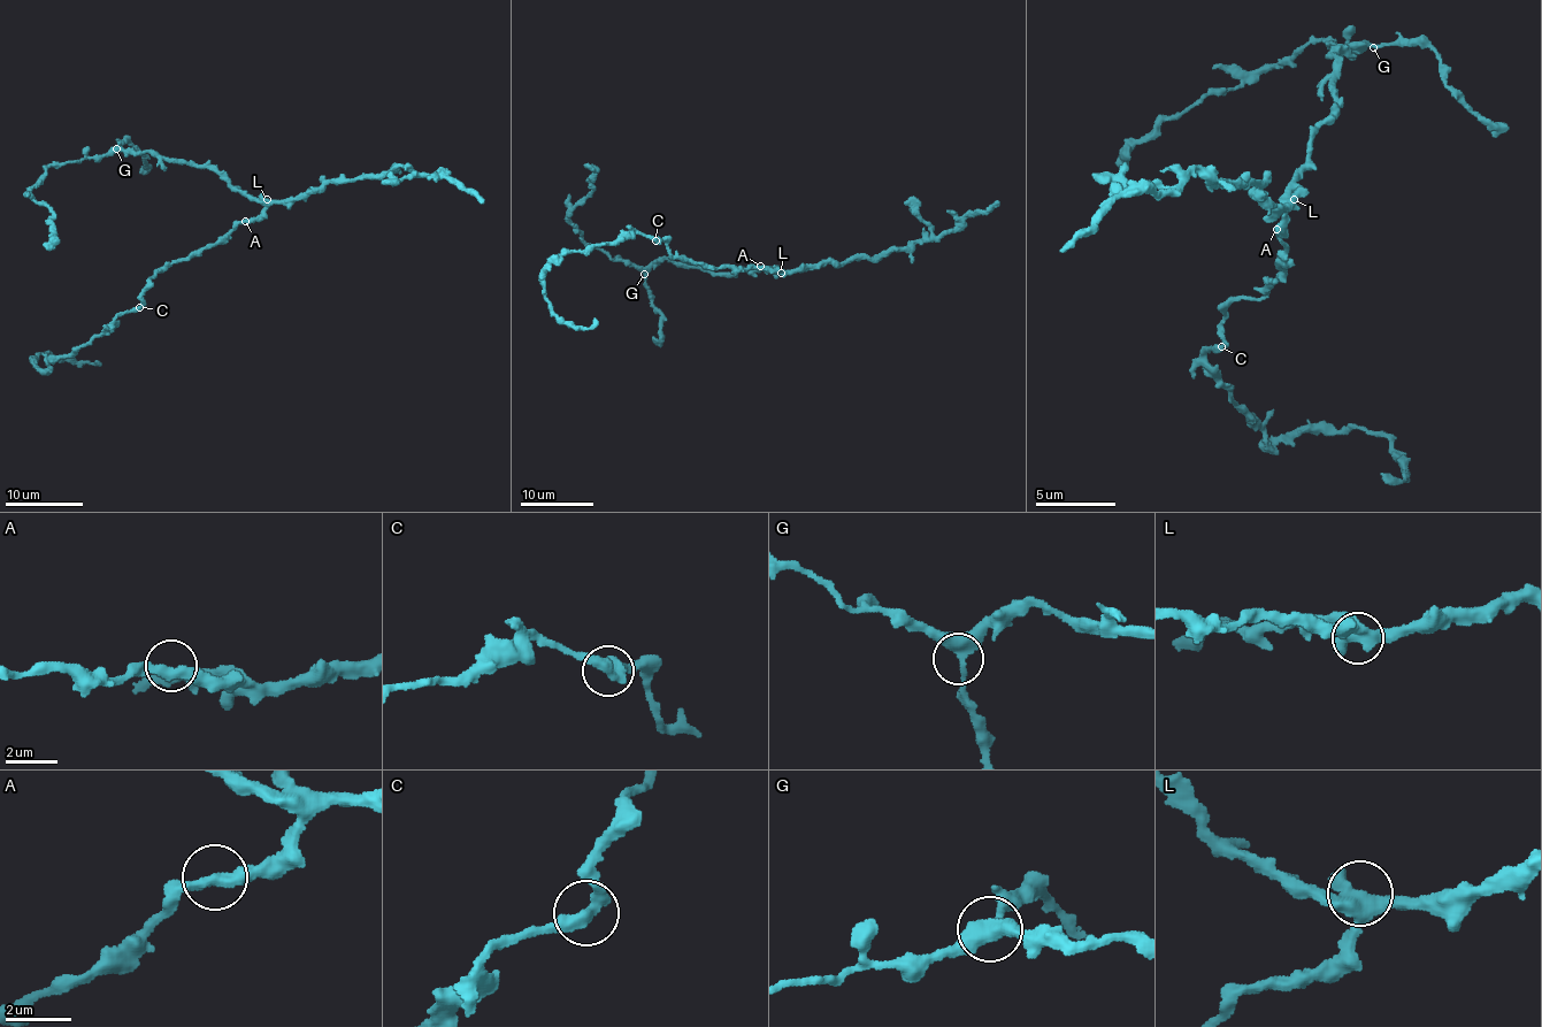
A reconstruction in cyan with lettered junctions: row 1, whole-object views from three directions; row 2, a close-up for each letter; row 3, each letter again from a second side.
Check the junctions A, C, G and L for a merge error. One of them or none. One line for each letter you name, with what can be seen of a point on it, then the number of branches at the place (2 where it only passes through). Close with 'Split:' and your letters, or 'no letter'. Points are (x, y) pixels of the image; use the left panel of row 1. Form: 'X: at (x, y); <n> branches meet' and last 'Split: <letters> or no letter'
Split: no letter

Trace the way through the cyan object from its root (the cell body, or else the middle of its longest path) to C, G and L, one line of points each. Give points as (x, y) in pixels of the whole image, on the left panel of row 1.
C: (245, 222), (239, 222), (204, 248), (161, 267), (145, 286), (140, 306)
G: (245, 222), (251, 222), (266, 206), (235, 191), (213, 169), (176, 162), (146, 151), (116, 148)
L: (245, 222), (251, 222), (263, 211), (267, 199)

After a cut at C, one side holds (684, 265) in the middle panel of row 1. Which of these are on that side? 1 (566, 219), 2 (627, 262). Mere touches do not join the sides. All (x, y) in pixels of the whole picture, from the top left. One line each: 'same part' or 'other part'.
1: same part
2: same part

